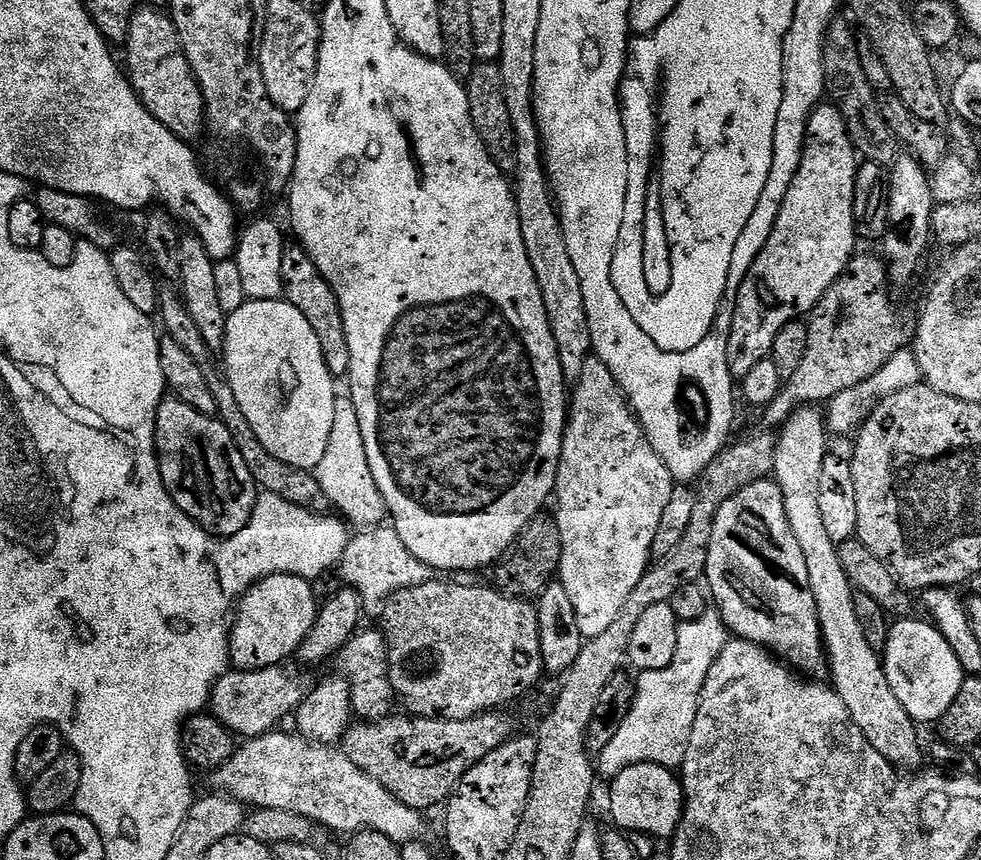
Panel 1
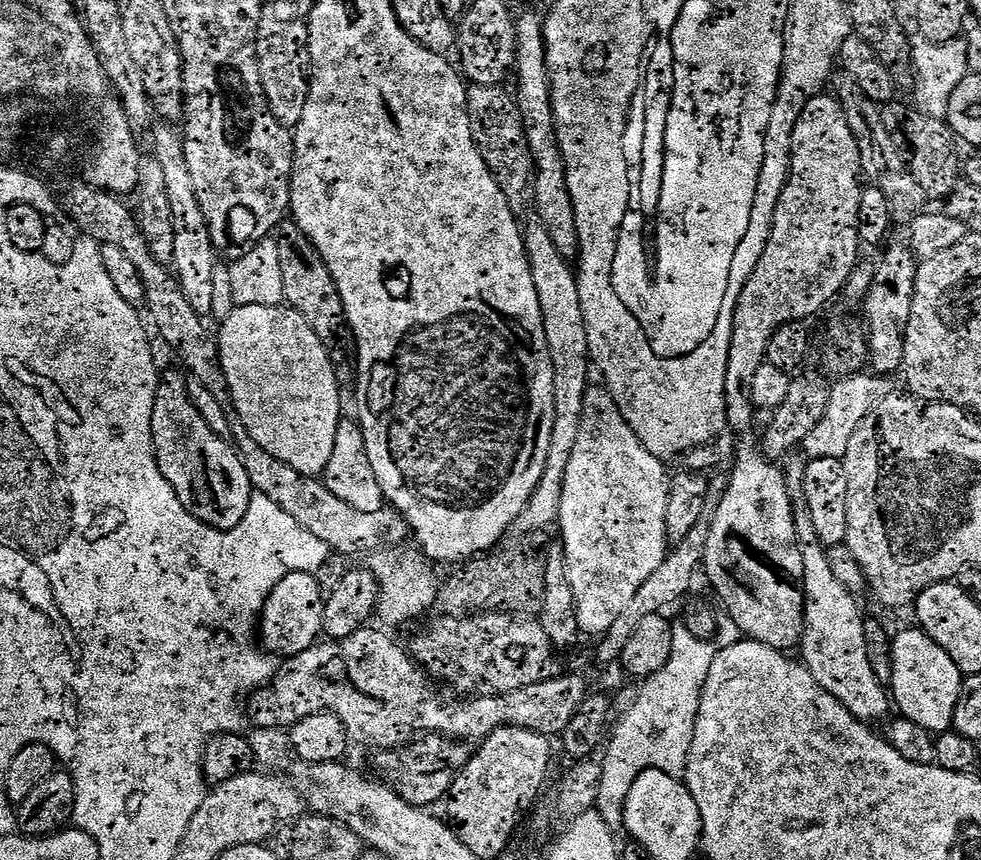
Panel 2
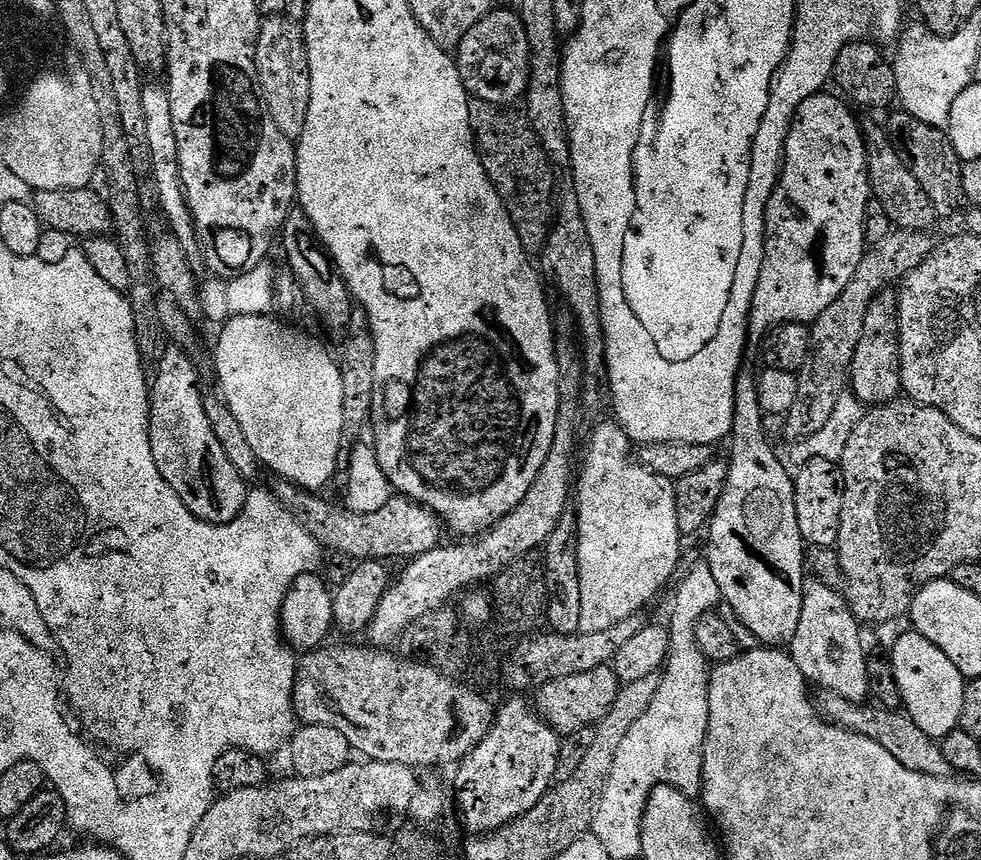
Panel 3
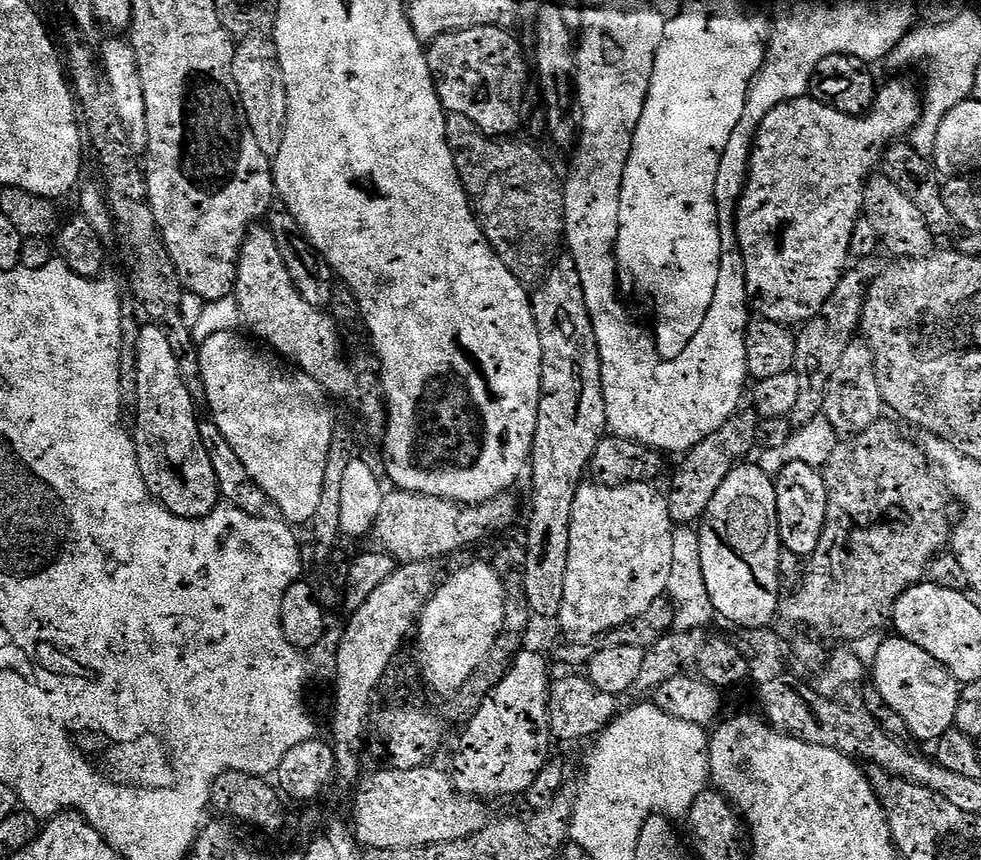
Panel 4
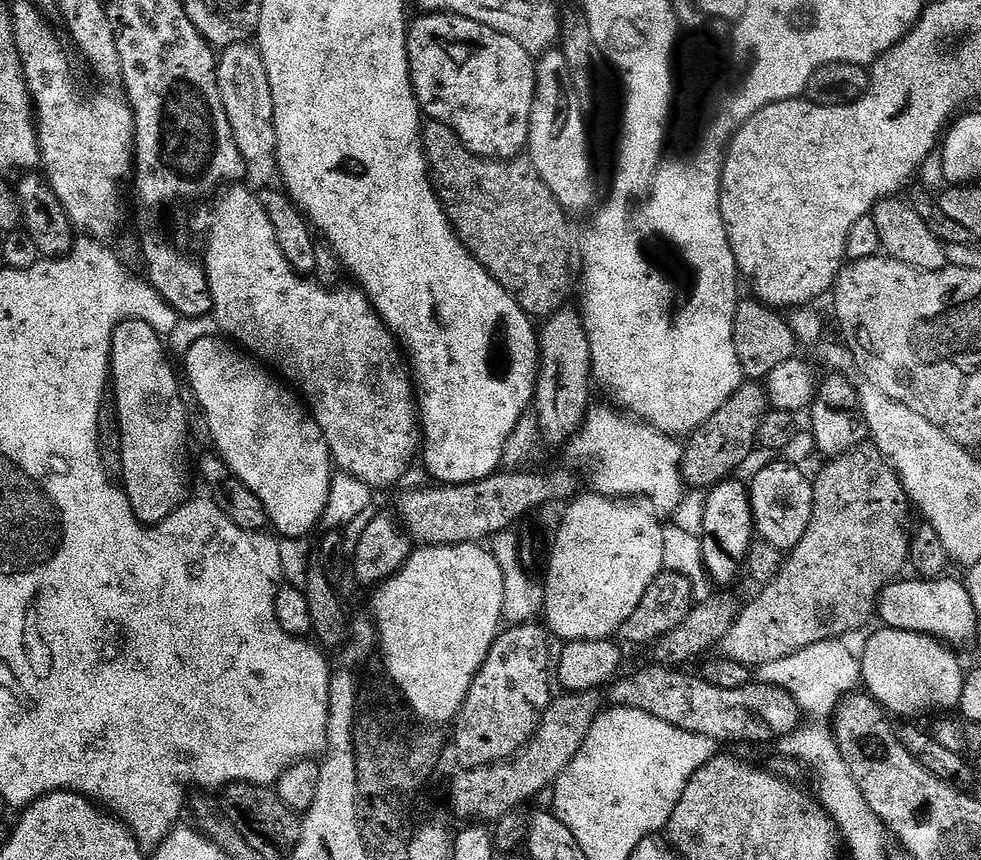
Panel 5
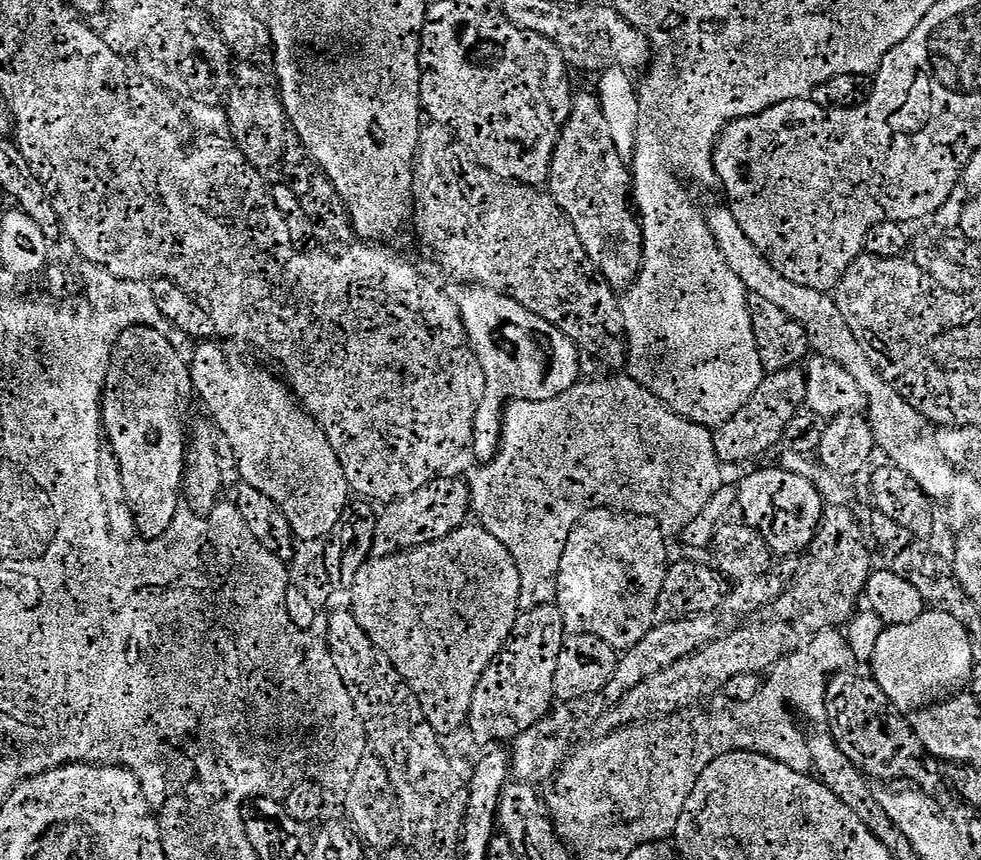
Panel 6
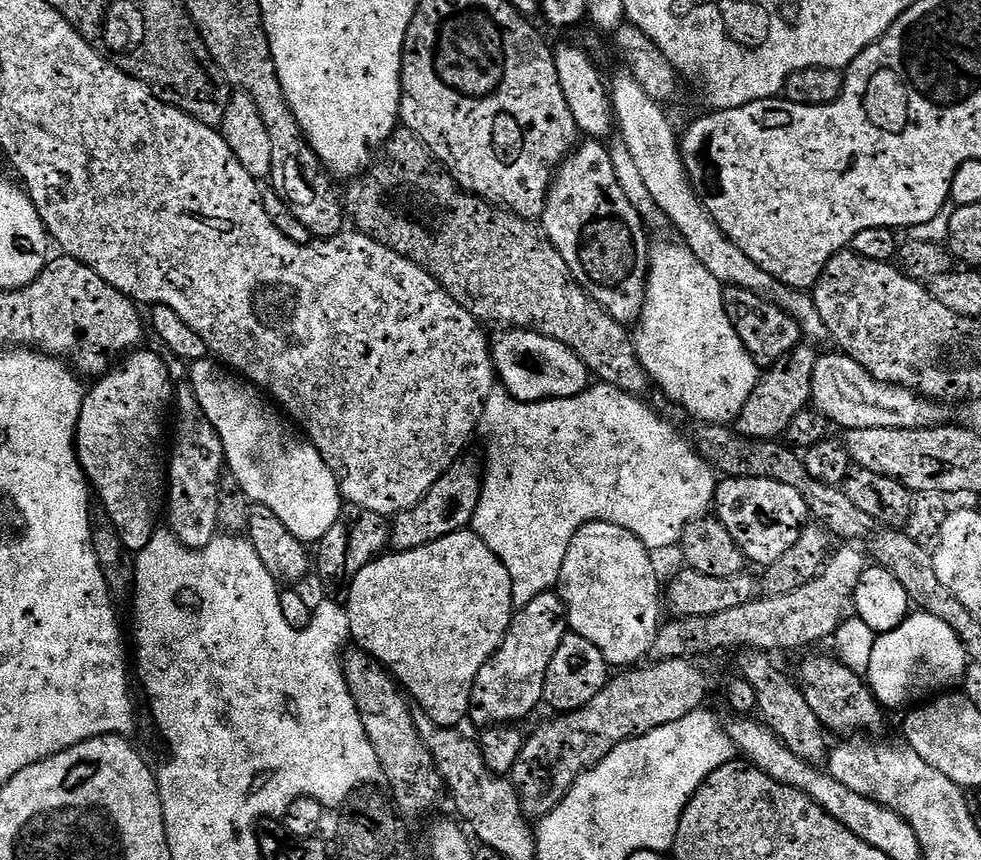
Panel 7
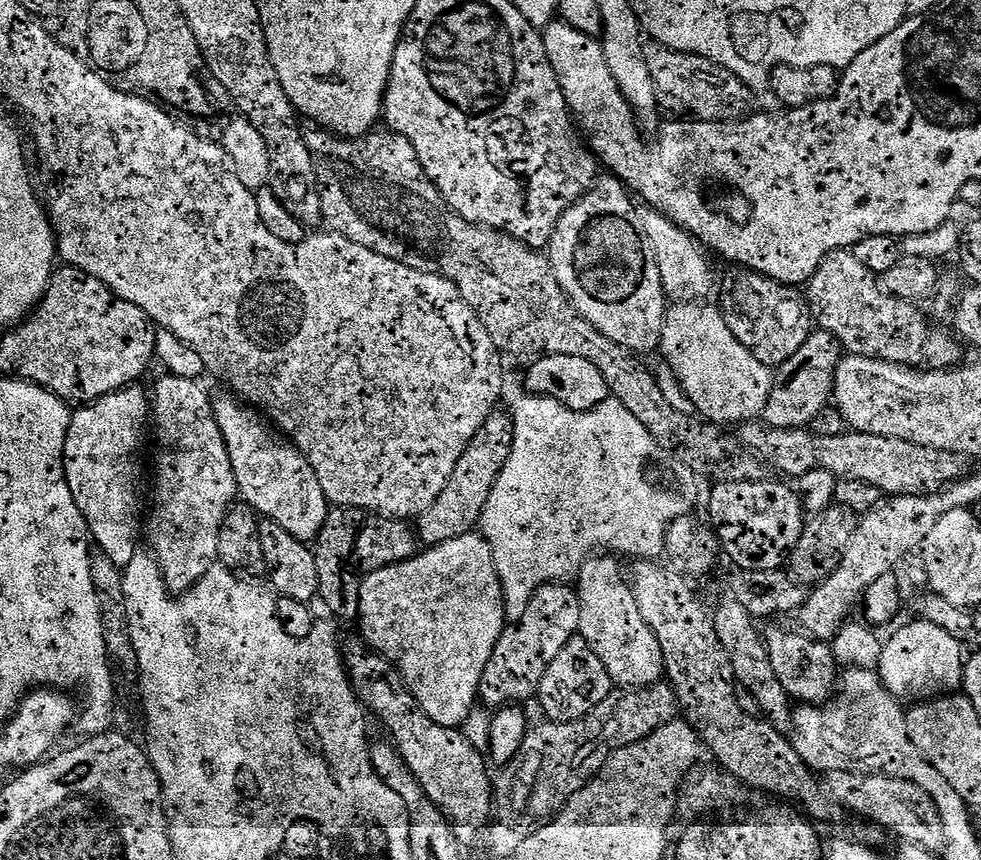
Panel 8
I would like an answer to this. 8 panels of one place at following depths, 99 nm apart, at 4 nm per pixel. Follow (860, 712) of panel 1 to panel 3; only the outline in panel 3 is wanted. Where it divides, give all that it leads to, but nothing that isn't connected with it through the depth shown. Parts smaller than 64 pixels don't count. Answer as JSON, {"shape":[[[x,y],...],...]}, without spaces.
{"shape":[[[805,579],[802,614],[790,641],[790,655],[809,685],[817,684],[825,693],[863,704],[869,699],[869,694],[866,651],[860,641],[861,625],[849,611],[843,595],[828,584],[831,583],[823,579]]]}

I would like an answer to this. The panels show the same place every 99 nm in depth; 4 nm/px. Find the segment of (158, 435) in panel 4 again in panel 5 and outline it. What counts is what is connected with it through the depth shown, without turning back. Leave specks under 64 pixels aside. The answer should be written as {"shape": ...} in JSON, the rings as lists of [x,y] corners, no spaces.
{"shape":[[[126,320],[116,327],[116,333],[112,336],[112,371],[110,373],[111,383],[114,385],[114,396],[116,392],[116,416],[120,419],[120,464],[124,467],[123,487],[128,493],[128,502],[136,511],[136,517],[145,526],[159,526],[164,523],[173,513],[177,512],[189,499],[188,493],[188,450],[190,451],[190,439],[186,410],[183,409],[182,399],[179,397],[181,381],[176,381],[176,372],[172,369],[169,349],[165,341],[160,340],[157,325],[147,324],[141,320]]]}

